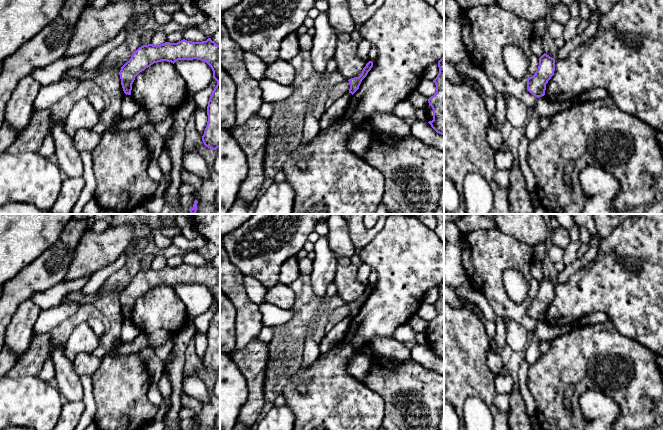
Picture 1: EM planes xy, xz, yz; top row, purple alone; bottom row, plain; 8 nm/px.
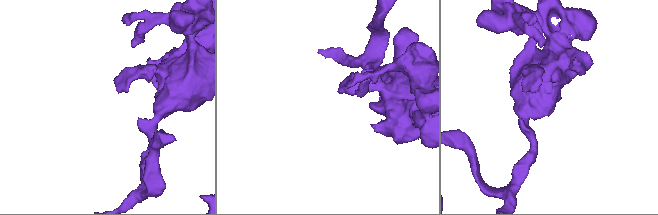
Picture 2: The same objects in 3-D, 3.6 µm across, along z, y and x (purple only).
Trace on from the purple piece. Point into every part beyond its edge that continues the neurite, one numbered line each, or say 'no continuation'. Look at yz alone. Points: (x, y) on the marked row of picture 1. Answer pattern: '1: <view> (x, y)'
no continuation

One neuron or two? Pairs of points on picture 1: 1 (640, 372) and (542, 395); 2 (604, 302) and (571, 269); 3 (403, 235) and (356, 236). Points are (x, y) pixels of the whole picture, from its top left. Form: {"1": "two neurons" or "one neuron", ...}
{"1": "one neuron", "2": "two neurons", "3": "two neurons"}

